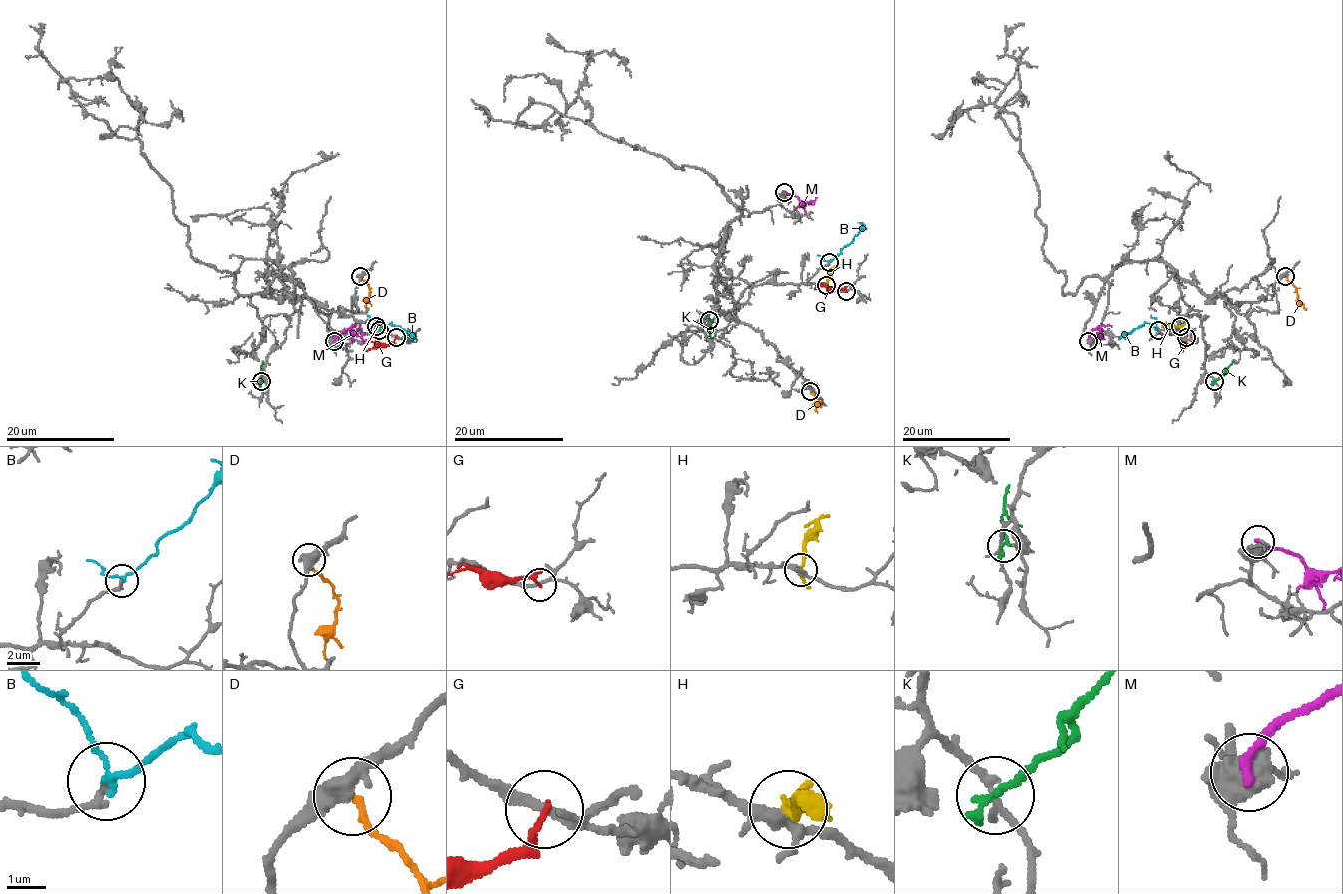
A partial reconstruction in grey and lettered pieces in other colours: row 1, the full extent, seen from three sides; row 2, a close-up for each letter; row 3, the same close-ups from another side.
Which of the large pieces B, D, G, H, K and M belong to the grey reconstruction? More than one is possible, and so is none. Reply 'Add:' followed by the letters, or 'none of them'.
Add: B

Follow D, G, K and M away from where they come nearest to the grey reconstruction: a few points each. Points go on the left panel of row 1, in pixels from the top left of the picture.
D: (360, 276), (370, 288), (367, 309)
G: (395, 336), (391, 343), (374, 346), (366, 351)
K: (260, 381), (263, 361)
M: (335, 340), (347, 330), (360, 336), (359, 326)

